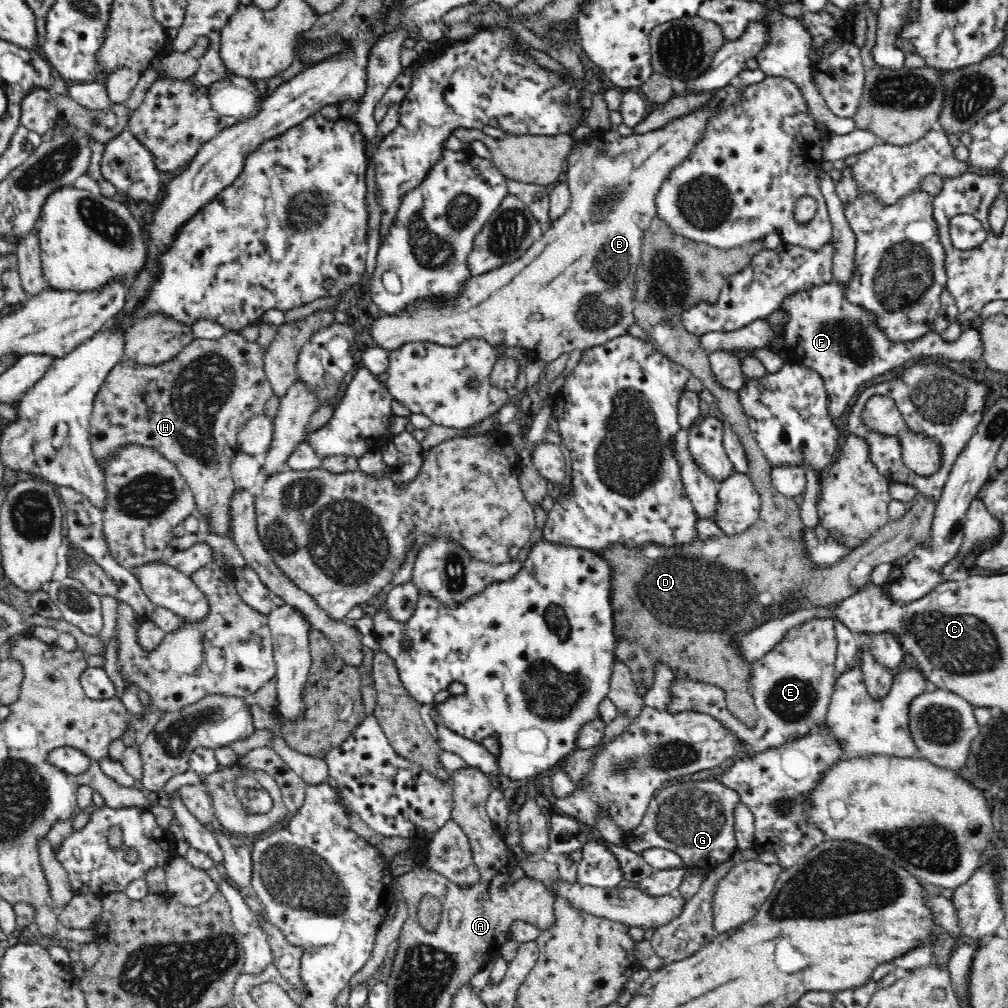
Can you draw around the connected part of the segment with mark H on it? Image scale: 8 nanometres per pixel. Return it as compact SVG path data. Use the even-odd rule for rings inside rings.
M230 331L225 334L221 339L208 340L195 338L188 346L185 346L176 358L169 360L166 364L154 366L138 367L132 361L122 360L110 374L106 376L102 388L98 391L97 397L94 399L93 411L91 419L89 420L89 437L91 442L91 450L93 451L94 458L100 465L106 458L110 458L110 454L118 452L118 448L126 444L143 444L144 446L154 447L162 456L165 456L170 462L173 462L181 475L186 479L187 485L191 488L194 495L194 505L196 509L206 519L208 532L214 533L218 536L226 536L228 541L233 543L233 534L231 534L231 521L232 521L232 507L231 498L236 492L237 486L231 477L230 463L232 457L238 451L238 443L236 442L236 434L242 428L242 424L254 414L262 414L266 402L274 396L274 391L267 381L267 377L263 368L263 354L260 346L255 342L246 341L240 332Z

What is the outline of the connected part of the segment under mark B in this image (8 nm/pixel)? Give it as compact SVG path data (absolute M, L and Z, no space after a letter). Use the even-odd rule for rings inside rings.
M733 82L715 91L710 96L710 100L700 106L698 110L692 110L690 114L684 114L684 116L678 116L674 120L670 120L666 126L662 128L656 128L656 130L650 130L644 134L632 134L629 136L620 136L614 129L610 129L604 134L602 132L596 132L594 136L584 146L571 149L571 153L567 156L568 159L568 173L565 182L569 186L571 192L570 206L566 208L566 212L552 221L551 224L544 230L540 239L534 242L533 246L515 262L507 263L505 266L500 266L496 270L492 270L490 273L482 274L470 278L464 285L461 286L460 293L452 299L436 299L436 297L429 297L428 299L419 299L414 305L408 306L402 313L399 314L383 314L376 319L372 319L368 324L368 332L370 338L374 342L374 346L380 347L388 352L396 350L401 346L404 346L409 342L428 342L436 343L444 346L456 346L460 342L470 340L470 338L483 338L487 340L491 345L495 347L498 344L505 344L510 348L518 347L520 349L534 350L537 353L540 360L545 363L552 363L561 354L570 354L572 350L581 350L592 348L593 346L600 346L611 341L613 338L621 337L627 333L628 328L635 323L635 317L633 316L635 300L635 289L637 280L635 280L639 262L641 259L641 246L642 237L646 230L649 230L650 222L657 216L656 208L656 195L660 190L660 185L669 177L669 174L678 166L682 161L690 156L690 153L694 150L694 147L698 144L698 141L705 133L705 128L712 117L715 117L722 109L727 106L733 105L739 101L743 87L735 85Z

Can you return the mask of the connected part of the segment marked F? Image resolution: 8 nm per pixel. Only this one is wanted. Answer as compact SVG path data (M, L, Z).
M830 281L828 284L798 292L786 298L781 307L790 313L790 320L783 328L787 358L790 365L802 365L820 374L828 393L830 416L842 416L850 398L856 396L860 386L877 376L901 366L906 361L924 358L947 358L954 362L978 361L983 358L983 342L976 329L962 331L954 342L945 341L934 330L923 337L908 342L892 342L886 339L884 331L876 327L874 315L862 308L849 304L845 298L845 283Z

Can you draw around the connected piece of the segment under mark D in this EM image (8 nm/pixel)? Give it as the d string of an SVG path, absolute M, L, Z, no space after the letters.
M706 350L704 356L696 364L698 368L688 368L692 376L698 378L704 388L714 396L719 410L726 416L726 423L740 437L741 445L746 451L749 462L747 474L755 488L761 495L761 512L758 520L744 532L726 535L722 534L707 539L696 539L689 545L681 547L667 547L650 543L645 547L626 547L614 545L600 554L610 566L613 566L613 592L611 605L613 610L615 655L622 661L637 686L637 693L644 696L654 684L654 666L661 660L665 662L678 679L703 682L722 688L728 710L748 727L756 726L758 710L755 707L753 692L751 691L751 670L753 662L749 662L739 653L735 644L735 635L751 631L758 625L774 619L780 619L802 608L828 607L839 604L845 598L858 593L858 589L871 584L872 571L879 564L892 564L900 557L906 556L916 547L931 545L931 530L935 514L935 506L930 499L916 496L910 504L906 516L898 520L890 520L885 527L878 529L863 545L852 549L838 562L830 565L814 565L803 544L804 525L800 521L800 499L788 498L780 495L771 484L771 470L773 466L766 460L760 450L757 440L749 427L748 417L744 414L739 401L739 394L722 386L714 373Z

